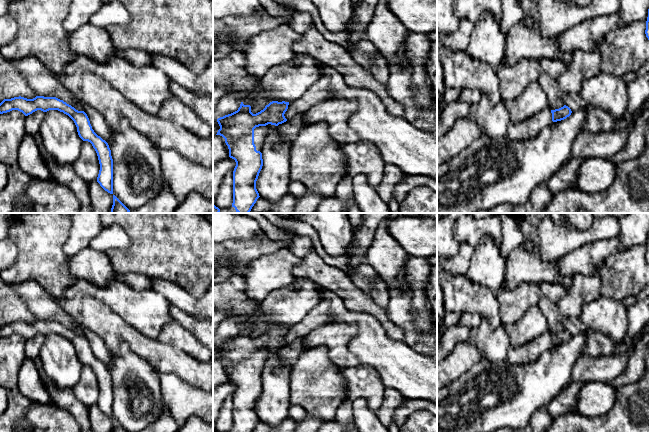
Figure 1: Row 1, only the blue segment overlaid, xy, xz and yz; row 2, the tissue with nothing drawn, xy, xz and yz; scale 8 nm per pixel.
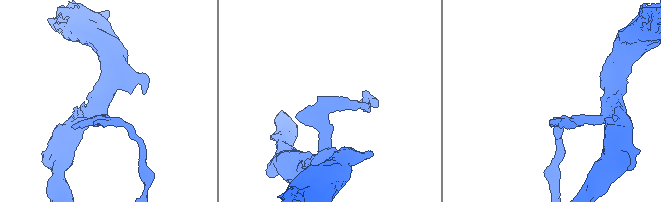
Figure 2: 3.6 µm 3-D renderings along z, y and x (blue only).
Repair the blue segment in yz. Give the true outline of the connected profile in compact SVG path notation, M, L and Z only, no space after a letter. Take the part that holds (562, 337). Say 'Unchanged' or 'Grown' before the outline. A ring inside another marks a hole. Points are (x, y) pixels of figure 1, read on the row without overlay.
Grown. M580 317L576 318L565 318L564 319L564 330L551 334L552 345L557 346L566 343L571 339L572 336L583 333L587 330L585 324L580 320Z

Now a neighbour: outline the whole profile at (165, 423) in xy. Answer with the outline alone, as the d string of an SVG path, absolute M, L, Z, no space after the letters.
M163 402L163 409L160 417L140 432L177 432L179 426L172 417L168 406Z

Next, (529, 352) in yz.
M546 331L530 342L519 347L509 347L507 361L511 364L525 365L536 361L552 347L551 334Z

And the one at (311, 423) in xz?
M308 414L296 424L294 432L317 432L322 425L321 420L314 414Z

